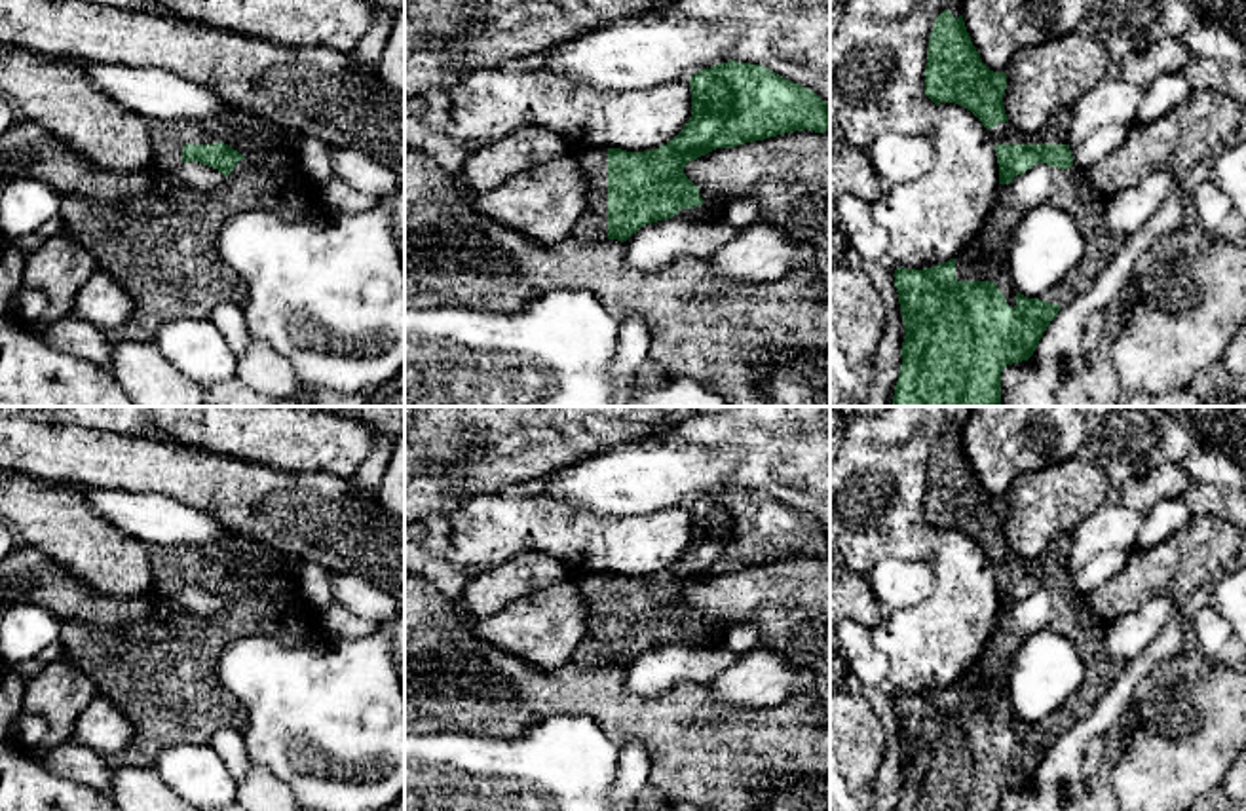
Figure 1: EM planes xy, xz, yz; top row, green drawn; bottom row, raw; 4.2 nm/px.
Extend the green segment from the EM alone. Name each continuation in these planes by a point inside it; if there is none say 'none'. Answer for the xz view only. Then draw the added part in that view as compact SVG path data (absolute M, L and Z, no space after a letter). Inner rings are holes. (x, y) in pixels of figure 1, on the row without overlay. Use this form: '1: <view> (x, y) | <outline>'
1: xz (593, 652) | M591 574L576 579L587 606L585 640L572 661L579 667L608 665L608 574Z

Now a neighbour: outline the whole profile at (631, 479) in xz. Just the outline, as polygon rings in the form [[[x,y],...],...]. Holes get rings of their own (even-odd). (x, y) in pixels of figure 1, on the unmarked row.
[[[678,441],[619,444],[596,452],[520,490],[538,490],[570,509],[610,517],[636,517],[678,507],[710,494],[741,465],[735,448]]]

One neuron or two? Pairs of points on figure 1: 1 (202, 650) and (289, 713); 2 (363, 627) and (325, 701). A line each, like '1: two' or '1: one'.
1: two
2: two

